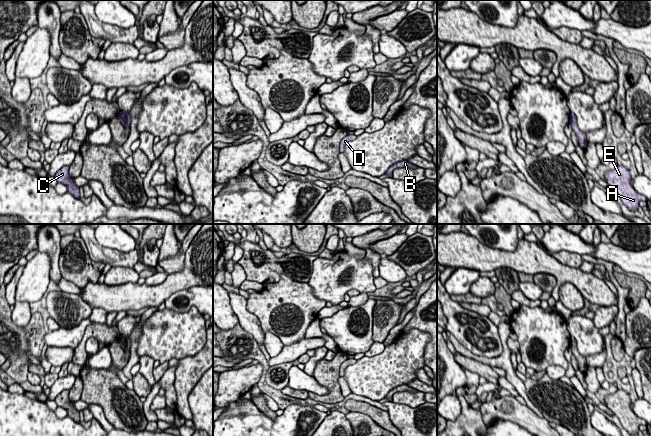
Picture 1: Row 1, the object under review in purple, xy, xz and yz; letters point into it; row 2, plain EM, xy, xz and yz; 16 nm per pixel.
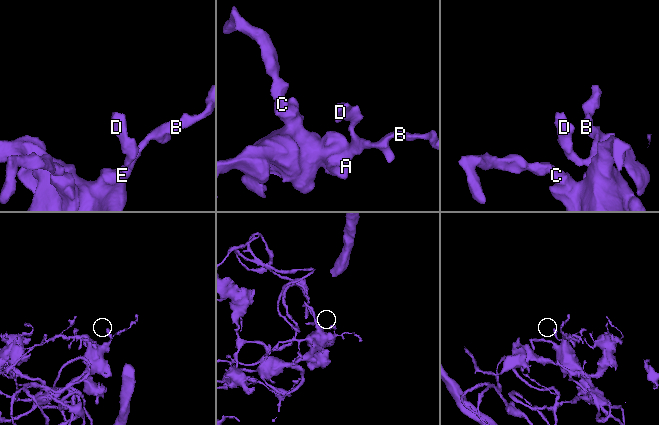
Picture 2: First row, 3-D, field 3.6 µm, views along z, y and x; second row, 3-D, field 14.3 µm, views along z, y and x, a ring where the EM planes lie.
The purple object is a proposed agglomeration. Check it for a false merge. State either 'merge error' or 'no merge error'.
no merge error

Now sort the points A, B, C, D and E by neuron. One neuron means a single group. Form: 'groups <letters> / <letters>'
groups A B C D E

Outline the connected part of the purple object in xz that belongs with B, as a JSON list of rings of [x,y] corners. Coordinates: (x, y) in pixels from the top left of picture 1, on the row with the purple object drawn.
[[[407,160],[404,161],[400,161],[397,162],[395,164],[393,164],[385,174],[388,175],[388,178],[392,178],[392,172],[396,169],[396,168],[400,168],[400,167],[409,167],[409,168],[417,168],[417,166],[413,165],[412,163],[408,162]]]

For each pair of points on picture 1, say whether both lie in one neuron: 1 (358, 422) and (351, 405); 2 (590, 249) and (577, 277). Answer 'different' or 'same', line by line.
1: different
2: different

